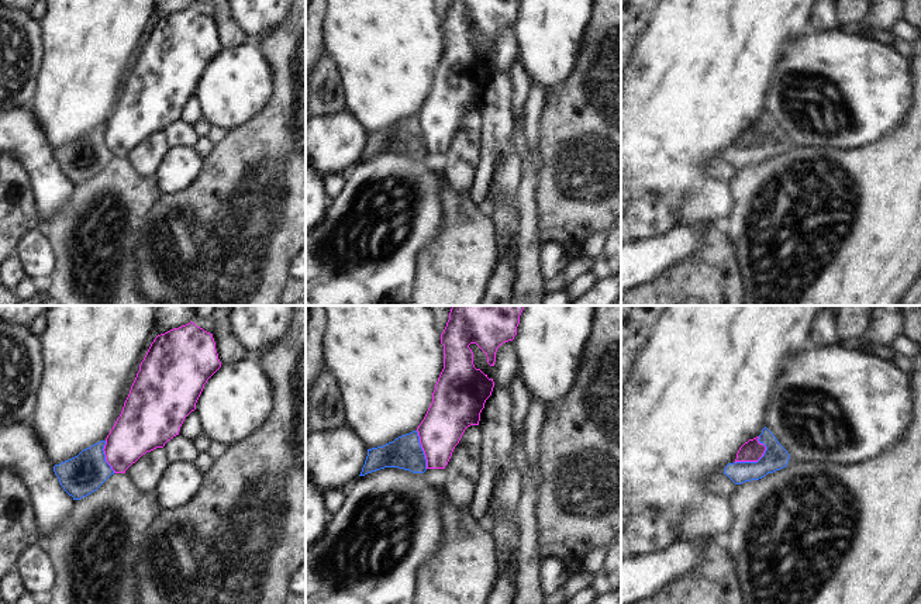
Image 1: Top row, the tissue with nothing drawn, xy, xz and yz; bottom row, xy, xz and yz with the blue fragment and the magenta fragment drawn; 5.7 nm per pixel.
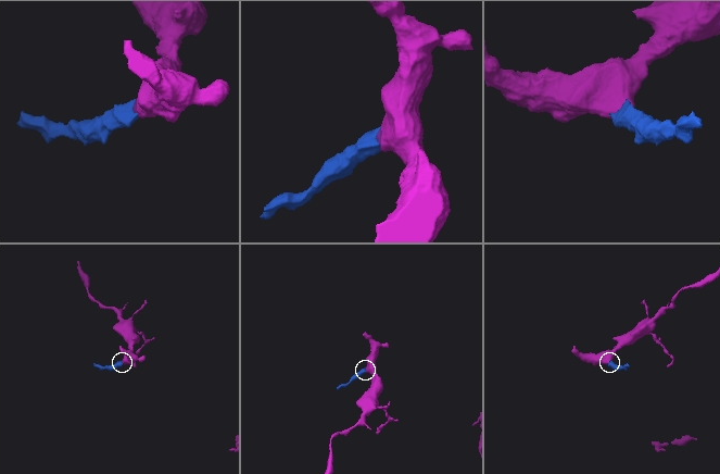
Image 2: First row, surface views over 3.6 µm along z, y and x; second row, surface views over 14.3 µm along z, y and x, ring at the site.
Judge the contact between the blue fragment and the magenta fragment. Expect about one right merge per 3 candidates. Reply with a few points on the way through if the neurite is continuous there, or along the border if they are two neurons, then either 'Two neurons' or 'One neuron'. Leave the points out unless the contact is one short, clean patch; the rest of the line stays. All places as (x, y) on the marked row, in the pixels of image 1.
Boundary: yz (766, 447), (756, 461), (734, 462). Two neurons

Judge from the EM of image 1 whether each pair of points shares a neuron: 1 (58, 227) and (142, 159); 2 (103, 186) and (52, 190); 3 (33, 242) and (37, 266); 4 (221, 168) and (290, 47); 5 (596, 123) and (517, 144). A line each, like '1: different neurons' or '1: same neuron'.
1: different neurons
2: different neurons
3: same neuron
4: same neuron
5: different neurons

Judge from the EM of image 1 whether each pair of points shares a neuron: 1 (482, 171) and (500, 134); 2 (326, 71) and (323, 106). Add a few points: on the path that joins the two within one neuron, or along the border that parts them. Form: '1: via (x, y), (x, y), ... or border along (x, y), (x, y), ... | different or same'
1: via (487, 162), (493, 142) | same
2: via (324, 79), (324, 97) | same

